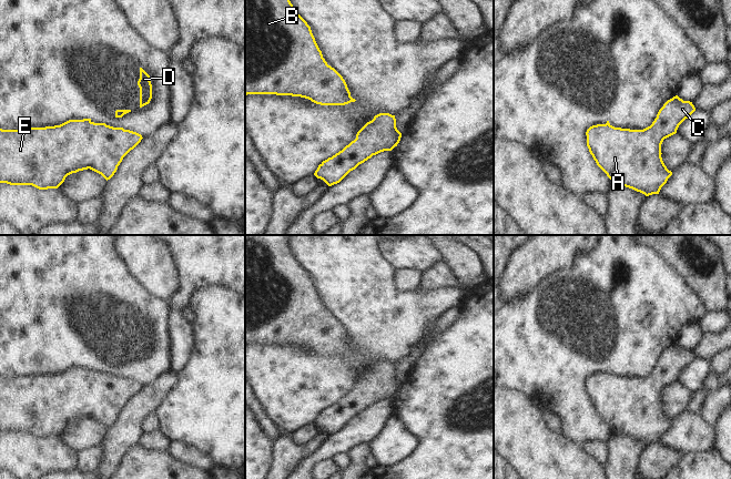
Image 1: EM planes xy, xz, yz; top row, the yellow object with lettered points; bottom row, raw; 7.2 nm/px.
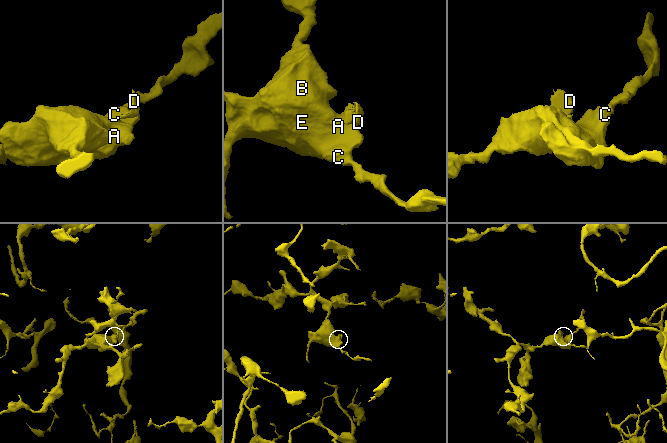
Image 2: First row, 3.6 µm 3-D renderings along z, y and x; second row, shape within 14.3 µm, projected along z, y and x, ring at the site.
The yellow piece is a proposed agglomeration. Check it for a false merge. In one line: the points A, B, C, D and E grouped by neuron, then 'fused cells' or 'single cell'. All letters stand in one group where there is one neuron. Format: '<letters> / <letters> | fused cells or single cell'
A B C E / D | fused cells

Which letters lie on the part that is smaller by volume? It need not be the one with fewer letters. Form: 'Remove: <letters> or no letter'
Remove: D

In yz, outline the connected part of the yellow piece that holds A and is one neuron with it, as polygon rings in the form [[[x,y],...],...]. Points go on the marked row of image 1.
[[[676,95],[663,104],[652,124],[643,130],[610,124],[590,126],[586,132],[587,146],[613,184],[646,196],[659,194],[672,175],[662,161],[661,144],[676,134],[679,125],[694,111],[692,102]]]

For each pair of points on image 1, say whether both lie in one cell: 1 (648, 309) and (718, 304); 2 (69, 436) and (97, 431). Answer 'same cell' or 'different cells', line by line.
1: different cells
2: same cell

